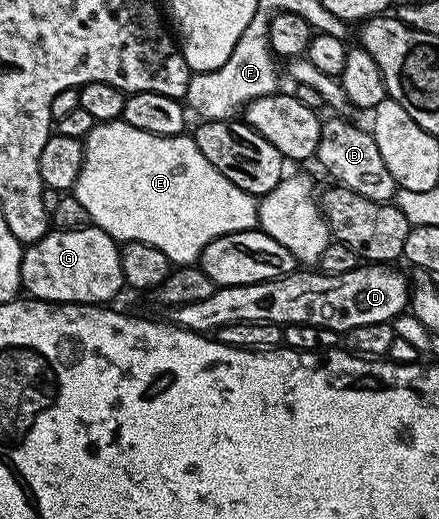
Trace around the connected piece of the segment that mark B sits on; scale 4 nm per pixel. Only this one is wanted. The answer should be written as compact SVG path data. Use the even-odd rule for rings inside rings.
M331 116L323 122L319 133L319 143L314 156L316 163L327 169L327 174L338 185L349 188L353 192L361 192L361 196L369 196L369 200L378 202L392 201L397 194L393 176L389 176L389 168L385 168L385 159L377 148L377 140L370 129L354 126L346 117Z

